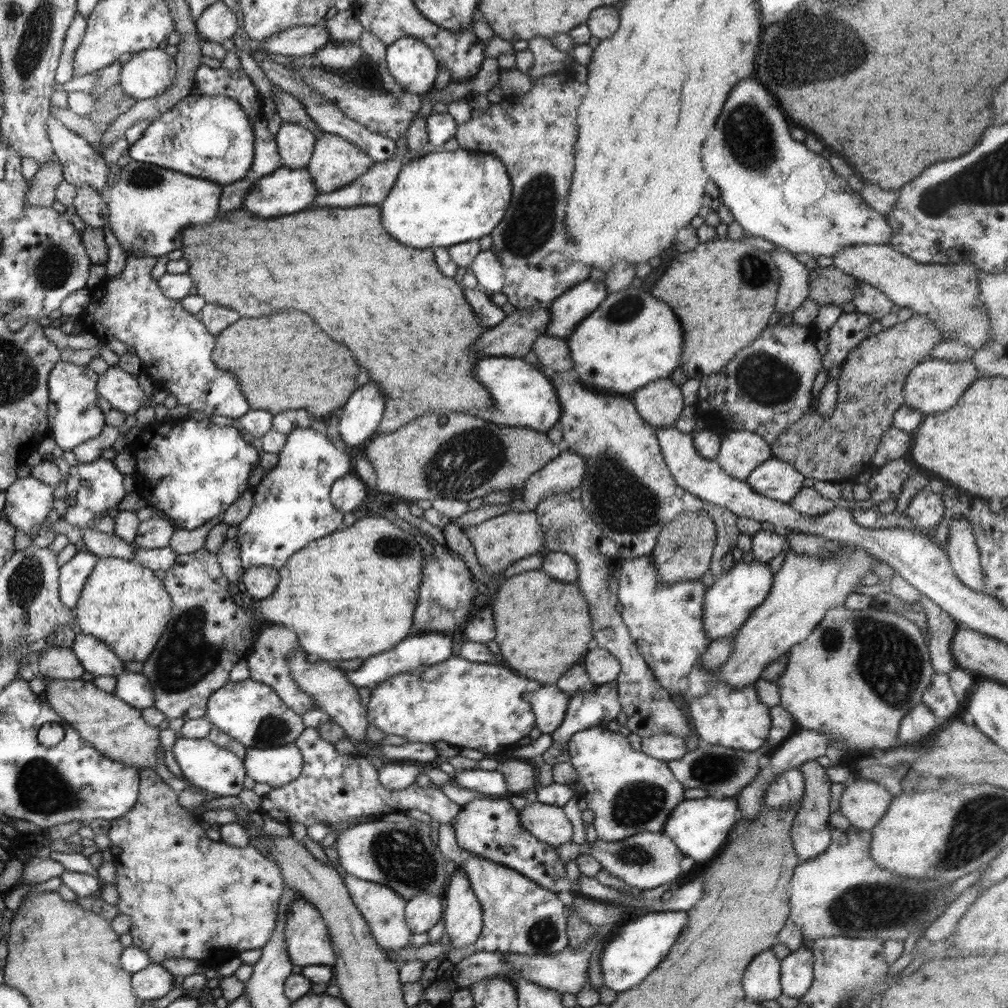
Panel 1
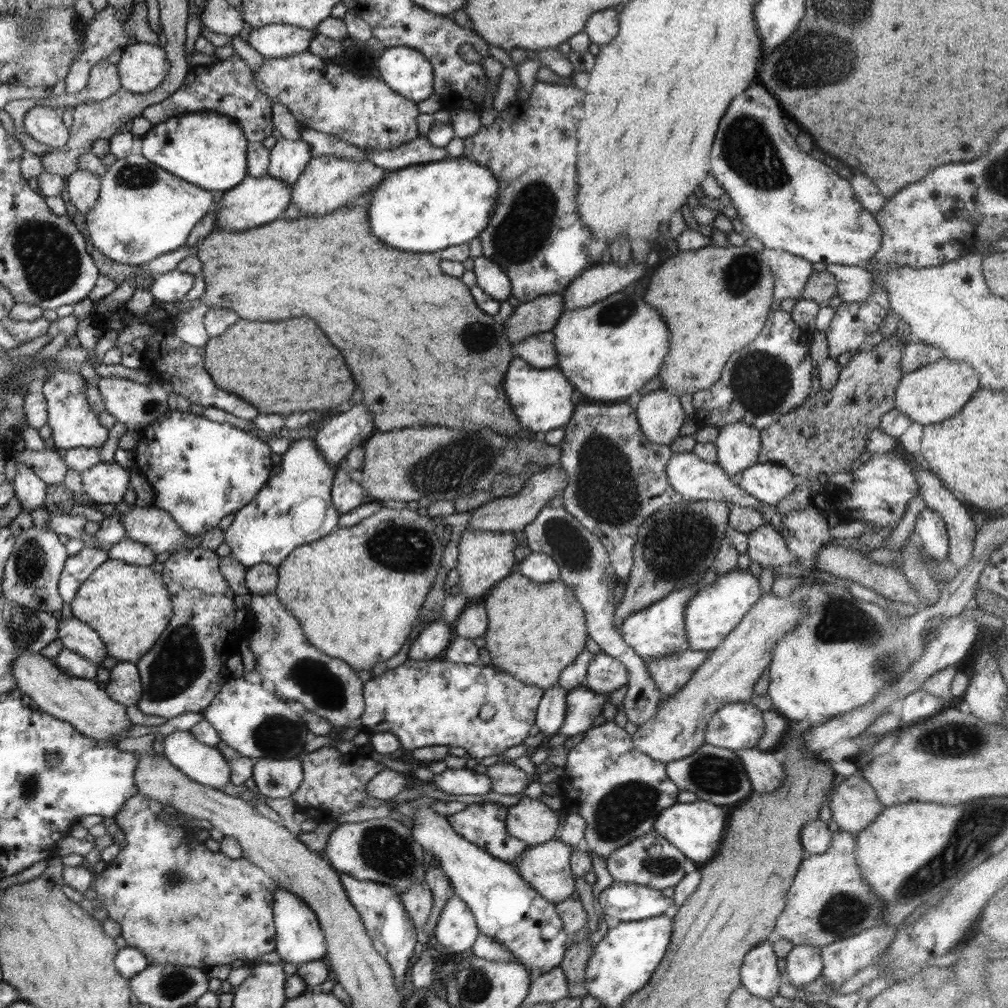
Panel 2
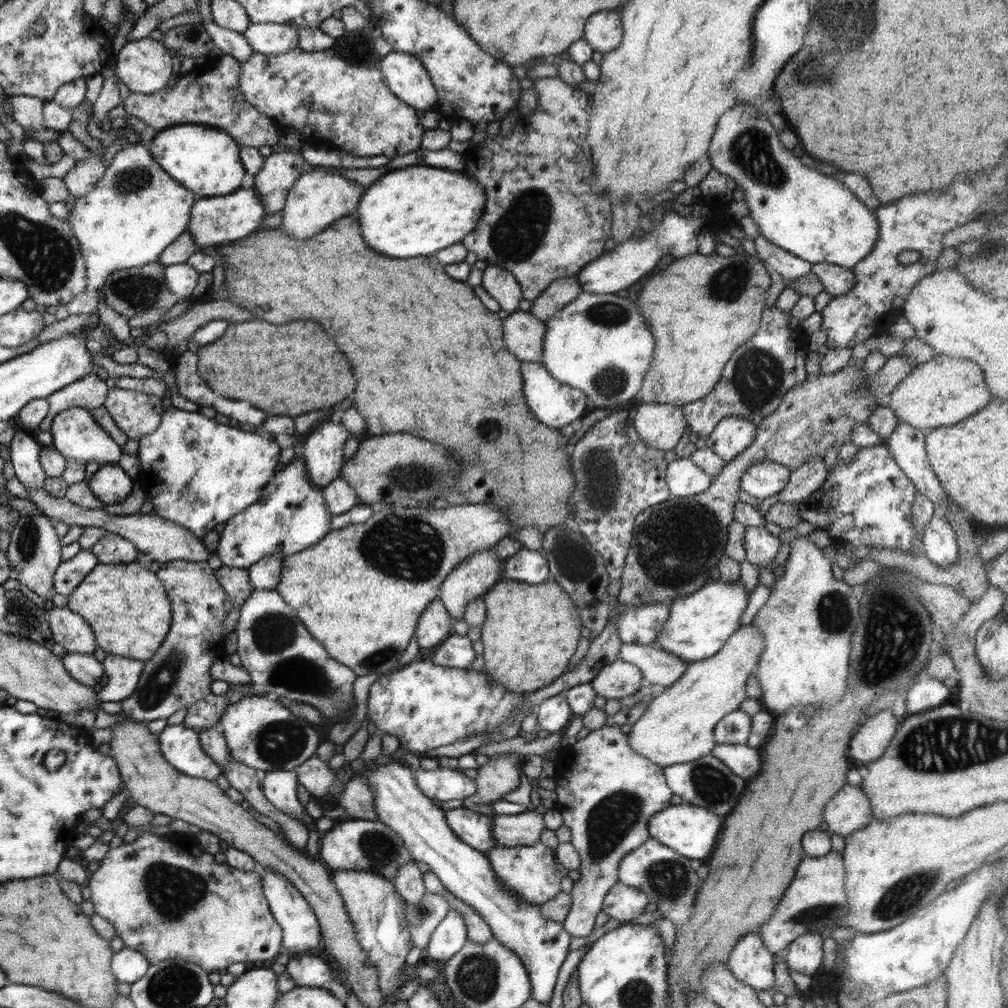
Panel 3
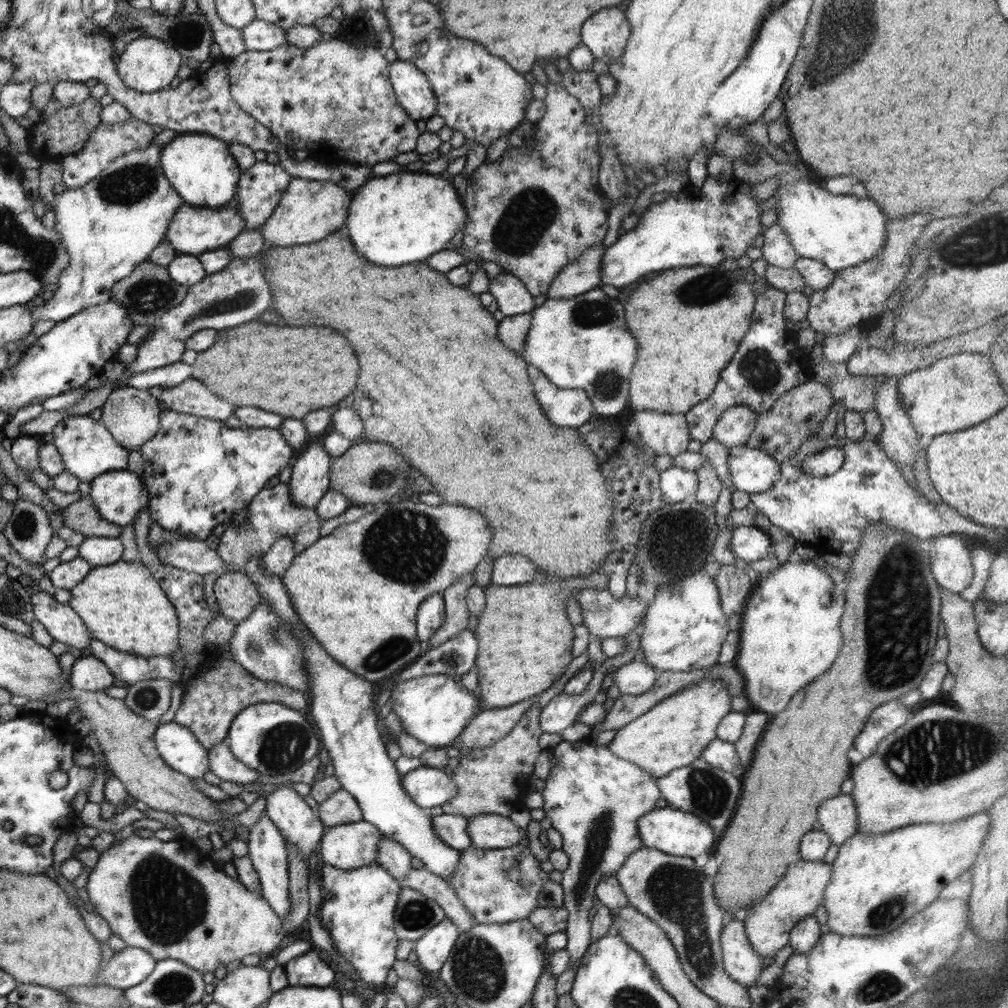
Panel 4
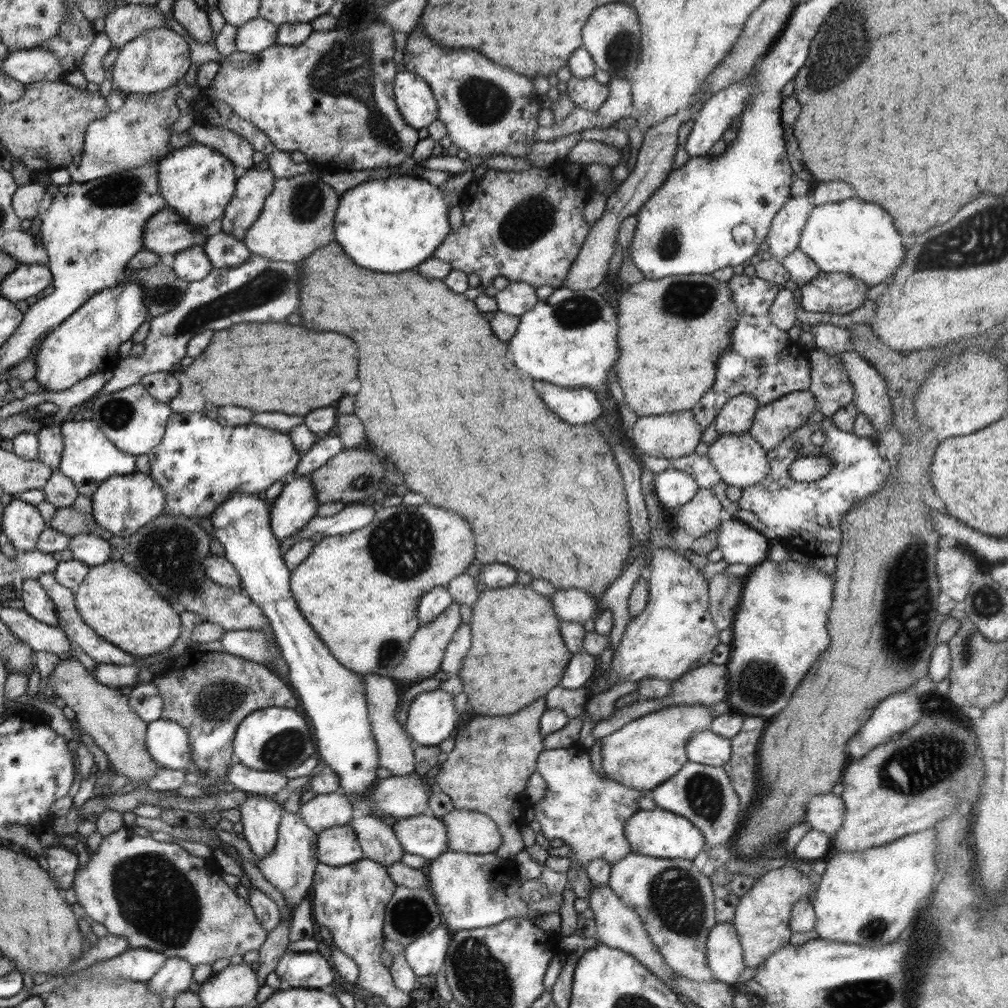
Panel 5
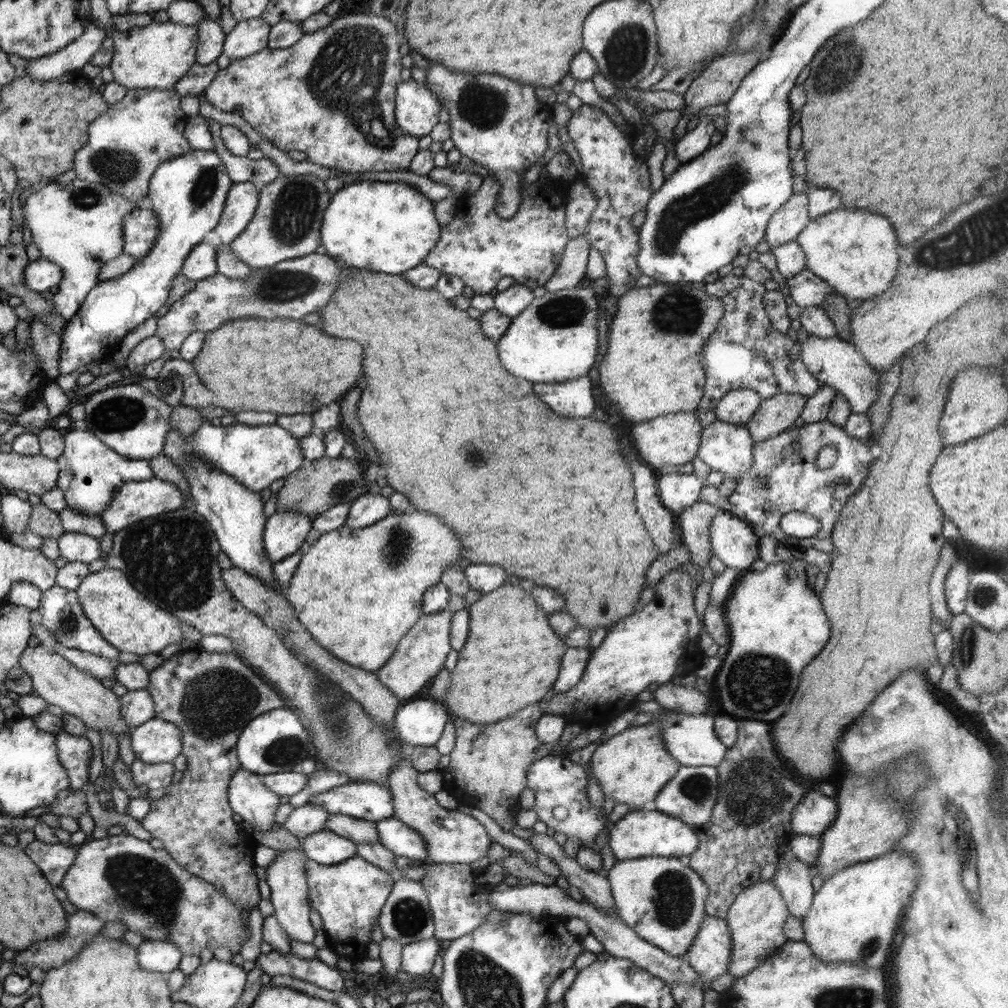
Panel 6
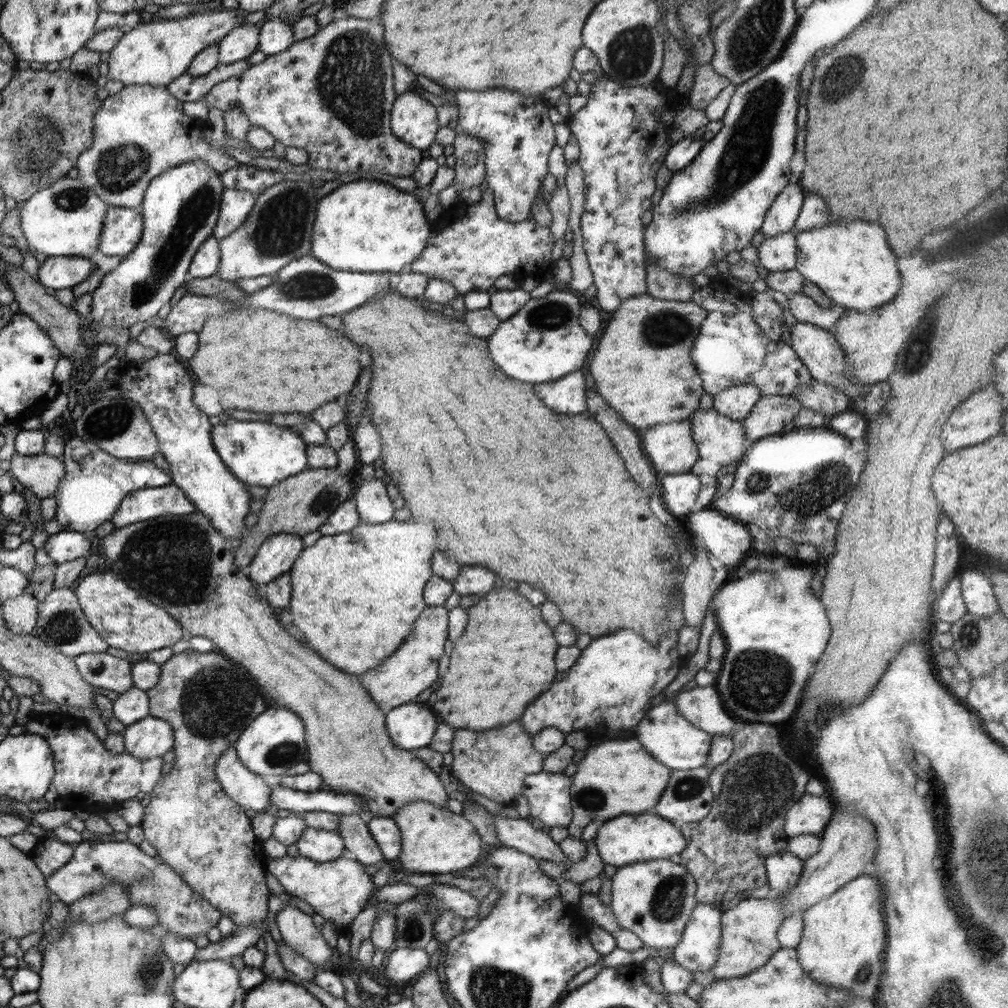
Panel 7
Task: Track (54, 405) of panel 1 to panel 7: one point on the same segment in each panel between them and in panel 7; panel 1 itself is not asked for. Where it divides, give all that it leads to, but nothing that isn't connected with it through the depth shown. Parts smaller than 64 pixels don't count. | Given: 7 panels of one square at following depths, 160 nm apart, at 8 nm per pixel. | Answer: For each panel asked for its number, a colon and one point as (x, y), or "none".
2: (74, 423)
3: (76, 434)
4: (88, 450)
5: (89, 458)
6: (90, 474)
7: (95, 483)

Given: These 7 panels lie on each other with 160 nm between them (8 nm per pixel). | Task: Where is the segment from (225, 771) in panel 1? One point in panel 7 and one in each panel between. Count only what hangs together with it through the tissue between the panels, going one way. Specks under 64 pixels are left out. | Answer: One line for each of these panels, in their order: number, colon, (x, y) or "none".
2: (206, 764)
3: (181, 745)
4: (178, 746)
5: (168, 742)
6: (156, 741)
7: (152, 737)

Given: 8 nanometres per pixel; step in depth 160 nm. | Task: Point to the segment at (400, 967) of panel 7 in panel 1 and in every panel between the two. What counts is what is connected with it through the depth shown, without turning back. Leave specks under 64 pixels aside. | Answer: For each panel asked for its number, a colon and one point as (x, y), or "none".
1: (462, 915)
2: (456, 929)
3: (450, 936)
4: (432, 950)
5: (426, 955)
6: (417, 959)

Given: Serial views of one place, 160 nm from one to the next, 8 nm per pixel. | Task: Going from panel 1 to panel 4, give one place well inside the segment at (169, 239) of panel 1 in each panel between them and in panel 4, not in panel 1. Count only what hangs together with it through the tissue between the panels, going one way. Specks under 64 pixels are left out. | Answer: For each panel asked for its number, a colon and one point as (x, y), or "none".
2: (144, 211)
3: (137, 209)
4: (111, 225)

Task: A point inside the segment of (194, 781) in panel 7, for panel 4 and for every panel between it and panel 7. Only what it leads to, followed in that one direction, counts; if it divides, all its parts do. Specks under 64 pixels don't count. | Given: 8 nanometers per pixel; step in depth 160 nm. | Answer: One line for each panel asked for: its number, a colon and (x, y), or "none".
4: (223, 690)
5: (209, 693)
6: (212, 697)

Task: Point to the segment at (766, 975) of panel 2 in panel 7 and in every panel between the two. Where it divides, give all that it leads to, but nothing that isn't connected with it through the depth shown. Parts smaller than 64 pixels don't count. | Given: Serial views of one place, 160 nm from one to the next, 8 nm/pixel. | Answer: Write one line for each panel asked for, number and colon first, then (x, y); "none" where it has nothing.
3: (750, 962)
4: (744, 965)
5: (724, 953)
6: (709, 956)
7: (698, 948)

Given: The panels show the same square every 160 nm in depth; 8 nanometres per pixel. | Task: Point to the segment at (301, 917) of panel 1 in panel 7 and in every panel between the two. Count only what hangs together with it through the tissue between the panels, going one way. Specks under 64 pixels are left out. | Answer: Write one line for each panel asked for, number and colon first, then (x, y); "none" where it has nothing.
2: (300, 939)
3: (301, 933)
4: (267, 849)
5: (260, 817)
6: (250, 799)
7: (249, 790)

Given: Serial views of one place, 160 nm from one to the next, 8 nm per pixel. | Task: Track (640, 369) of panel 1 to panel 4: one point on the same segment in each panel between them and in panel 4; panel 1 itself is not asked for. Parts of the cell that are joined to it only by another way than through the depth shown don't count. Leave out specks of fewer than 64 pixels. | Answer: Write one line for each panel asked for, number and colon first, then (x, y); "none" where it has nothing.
2: (607, 350)
3: (599, 343)
4: (583, 342)

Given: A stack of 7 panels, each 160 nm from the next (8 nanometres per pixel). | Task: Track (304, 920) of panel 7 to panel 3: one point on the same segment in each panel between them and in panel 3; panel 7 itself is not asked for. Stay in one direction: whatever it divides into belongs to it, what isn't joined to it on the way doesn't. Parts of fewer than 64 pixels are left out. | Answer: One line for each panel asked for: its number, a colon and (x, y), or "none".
3: (279, 786)
4: (301, 827)
5: (290, 867)
6: (286, 876)

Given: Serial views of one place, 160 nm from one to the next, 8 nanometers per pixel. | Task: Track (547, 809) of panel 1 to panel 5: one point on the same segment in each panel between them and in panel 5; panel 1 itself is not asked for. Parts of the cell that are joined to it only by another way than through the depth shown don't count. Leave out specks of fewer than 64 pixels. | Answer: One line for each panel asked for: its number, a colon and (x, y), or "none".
2: (532, 821)
3: (524, 829)
4: (487, 831)
5: (468, 831)

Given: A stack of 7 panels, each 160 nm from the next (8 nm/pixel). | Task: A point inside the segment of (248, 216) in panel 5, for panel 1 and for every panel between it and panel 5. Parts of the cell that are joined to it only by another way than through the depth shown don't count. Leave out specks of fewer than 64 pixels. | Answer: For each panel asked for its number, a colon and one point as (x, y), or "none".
1: (295, 142)
2: (288, 158)
3: (280, 170)
4: (258, 192)

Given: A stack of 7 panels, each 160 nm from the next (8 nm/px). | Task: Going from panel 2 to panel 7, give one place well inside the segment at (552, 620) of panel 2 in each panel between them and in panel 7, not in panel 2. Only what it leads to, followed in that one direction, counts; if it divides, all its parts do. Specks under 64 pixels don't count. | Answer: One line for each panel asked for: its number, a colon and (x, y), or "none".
3: (531, 631)
4: (525, 638)
5: (509, 665)
6: (511, 659)
7: (505, 659)

